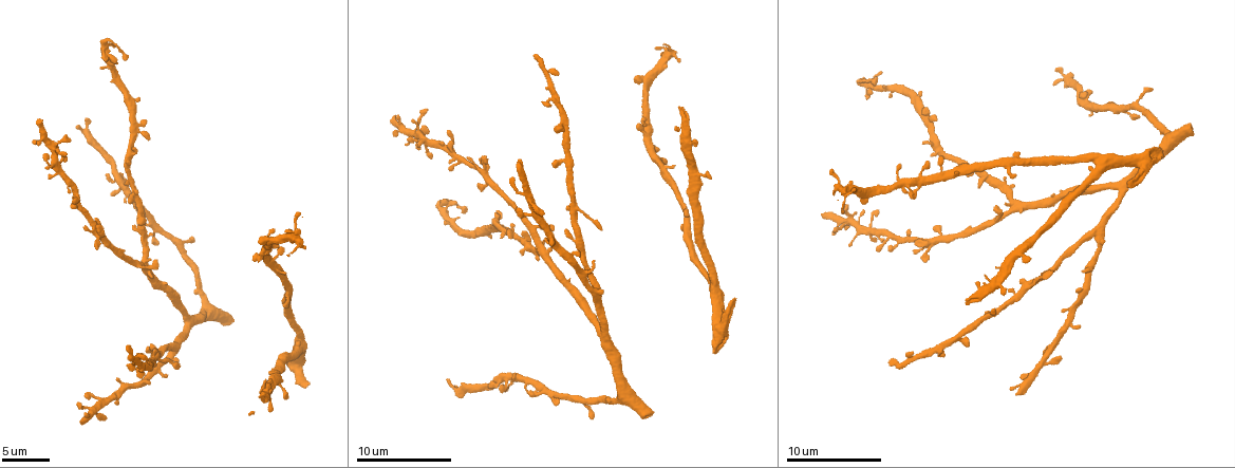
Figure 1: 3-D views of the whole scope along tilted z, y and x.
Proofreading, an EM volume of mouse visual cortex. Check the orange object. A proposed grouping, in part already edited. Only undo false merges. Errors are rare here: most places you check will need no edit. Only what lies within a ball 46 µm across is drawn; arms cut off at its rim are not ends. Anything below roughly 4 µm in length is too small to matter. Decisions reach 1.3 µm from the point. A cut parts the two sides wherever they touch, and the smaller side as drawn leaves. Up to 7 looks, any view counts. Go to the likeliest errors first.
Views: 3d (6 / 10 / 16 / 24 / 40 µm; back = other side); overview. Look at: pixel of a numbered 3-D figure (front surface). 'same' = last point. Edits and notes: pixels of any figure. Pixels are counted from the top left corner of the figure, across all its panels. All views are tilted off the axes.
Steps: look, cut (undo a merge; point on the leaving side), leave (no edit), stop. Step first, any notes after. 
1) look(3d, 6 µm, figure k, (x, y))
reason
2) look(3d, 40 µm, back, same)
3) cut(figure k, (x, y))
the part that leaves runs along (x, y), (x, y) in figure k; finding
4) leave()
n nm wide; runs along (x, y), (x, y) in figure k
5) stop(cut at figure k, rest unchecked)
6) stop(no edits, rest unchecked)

look(3d, 6 µm, figure 1, (1098, 162))

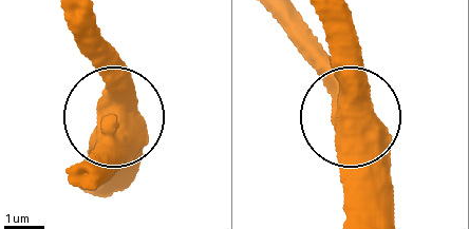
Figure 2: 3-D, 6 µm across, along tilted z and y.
leave()
one neuron here

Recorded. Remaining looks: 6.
look(3d, 10 µm, figure 1, (566, 132))

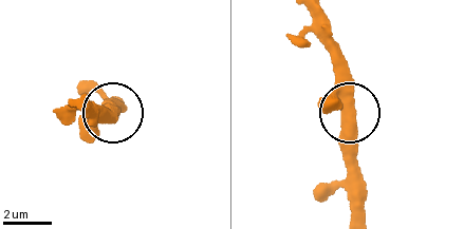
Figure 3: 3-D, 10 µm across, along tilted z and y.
leave()
runs along (362, 212), (354, 175), (351, 89), (326, 39) in figure 3; all the same neuron

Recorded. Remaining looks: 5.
look(3d, 16 µm, figure 1, (1097, 237))
four or more arms meet

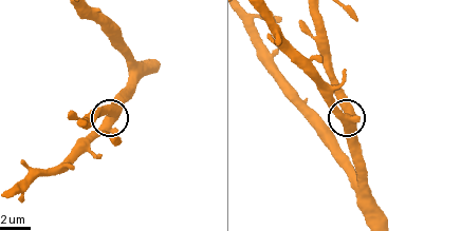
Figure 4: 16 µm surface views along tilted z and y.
leave()
470 nm wide; one neuron here

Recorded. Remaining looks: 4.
look(3d, 16 µm, figure 1, (1120, 190))
three-way junction

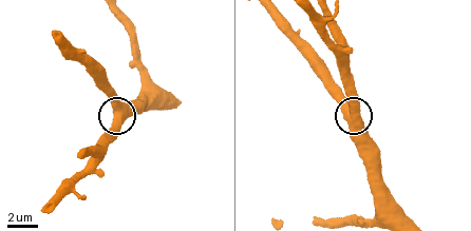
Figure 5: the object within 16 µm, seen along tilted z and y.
leave()
490 nm wide; runs along (175, 104), (164, 100), (120, 114), (115, 139) in figure 5; one neuron here

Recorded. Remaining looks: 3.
stop(no edits, rest unchecked)

